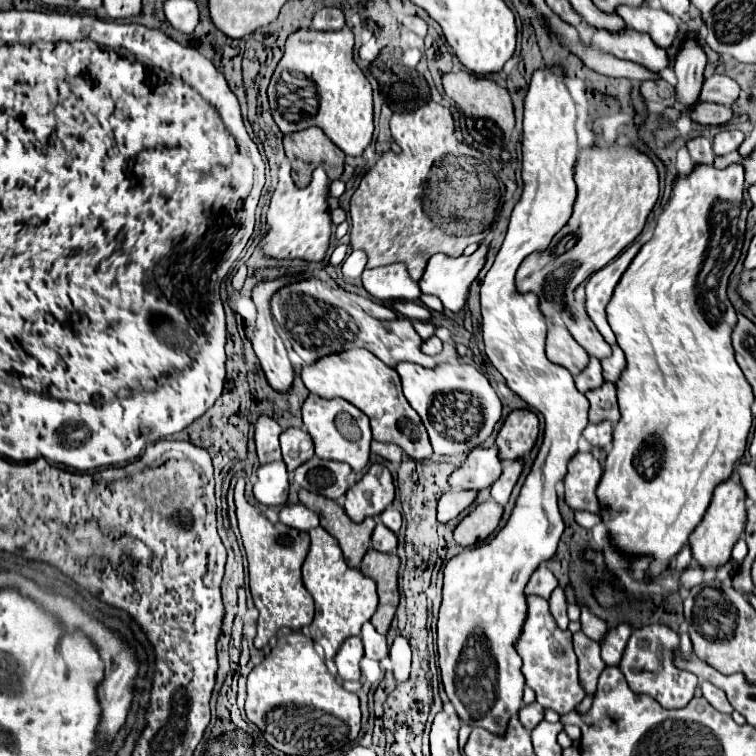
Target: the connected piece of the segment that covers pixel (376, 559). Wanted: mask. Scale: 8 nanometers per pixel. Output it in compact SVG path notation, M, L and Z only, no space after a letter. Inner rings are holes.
M371 548L359 566L359 570L365 576L373 578L377 584L379 606L371 618L371 624L375 626L375 630L379 630L379 634L387 634L399 604L399 588L397 588L399 564L401 560L397 554L383 554Z

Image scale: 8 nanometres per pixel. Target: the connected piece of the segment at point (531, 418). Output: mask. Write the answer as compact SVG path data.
M513 410L497 434L503 460L517 460L531 452L539 434L539 418L533 410Z

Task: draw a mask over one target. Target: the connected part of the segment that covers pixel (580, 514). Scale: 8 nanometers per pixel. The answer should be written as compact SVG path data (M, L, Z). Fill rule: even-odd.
M575 511L575 521L581 526L585 526L587 530L593 528L601 522L601 516L598 513L591 513L587 511Z

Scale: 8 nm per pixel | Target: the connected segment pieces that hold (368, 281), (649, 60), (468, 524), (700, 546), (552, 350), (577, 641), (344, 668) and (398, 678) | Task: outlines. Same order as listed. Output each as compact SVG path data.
M405 264L367 268L363 272L363 288L381 302L417 302L421 296L421 288L409 278Z
M625 28L619 34L609 34L605 30L593 30L593 32L595 34L593 34L591 42L607 54L613 54L621 60L641 64L655 74L661 74L669 66L667 52L663 48L655 46L653 40L649 38L649 34L637 32L633 28Z
M483 502L471 510L461 524L455 528L455 542L463 548L469 548L493 534L503 516L503 506L497 502Z
M727 478L725 482L715 486L711 504L709 504L703 520L697 524L697 528L689 536L689 544L693 548L693 558L703 568L715 568L719 564L725 564L731 558L731 548L739 540L741 532L745 530L745 520L747 520L745 498L747 498L745 490L741 490L741 484L733 482L733 478Z
M555 322L549 326L547 358L551 362L561 364L567 370L571 370L573 376L577 376L589 364L589 354L585 354L585 350L581 350L577 340L569 334L565 324L561 324L561 322Z
M583 632L573 634L573 646L575 654L579 658L579 676L581 684L587 694L595 694L597 690L597 678L605 668L605 662L599 656L599 642L587 638Z
M347 638L341 646L341 650L335 656L335 666L337 666L337 674L341 680L359 680L361 672L359 672L359 660L363 658L363 644L361 638Z
M397 636L391 646L391 662L393 662L393 676L395 682L405 682L411 672L411 648L403 636Z

